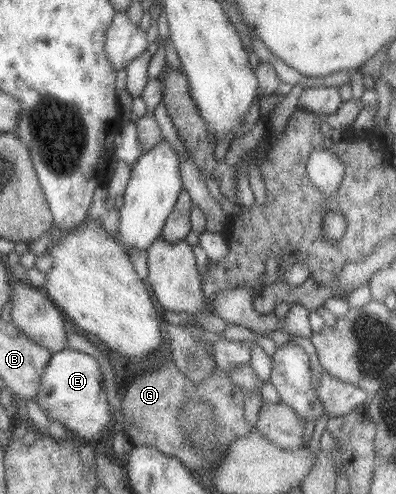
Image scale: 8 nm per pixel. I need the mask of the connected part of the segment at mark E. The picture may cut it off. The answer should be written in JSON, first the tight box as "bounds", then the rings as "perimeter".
{"bounds":[33,347,114,443],"perimeter":[[[65,347],[51,353],[43,367],[33,401],[47,418],[57,420],[68,433],[77,435],[83,442],[95,443],[103,429],[114,422],[113,411],[105,395],[103,375],[96,360],[82,351]]]}

